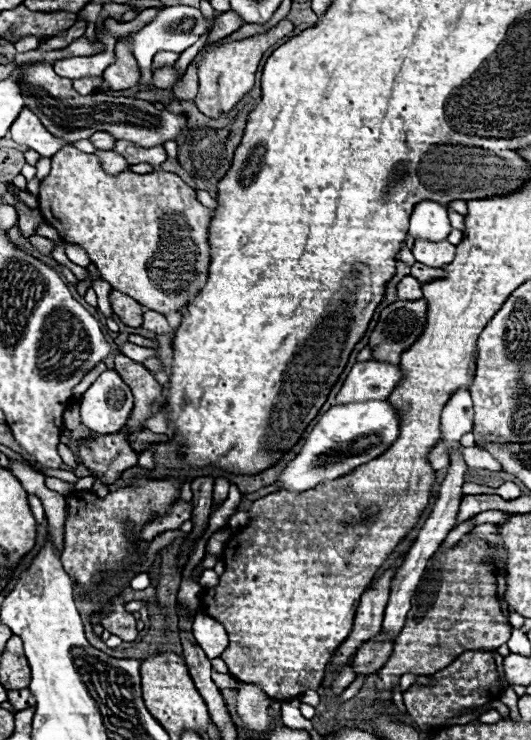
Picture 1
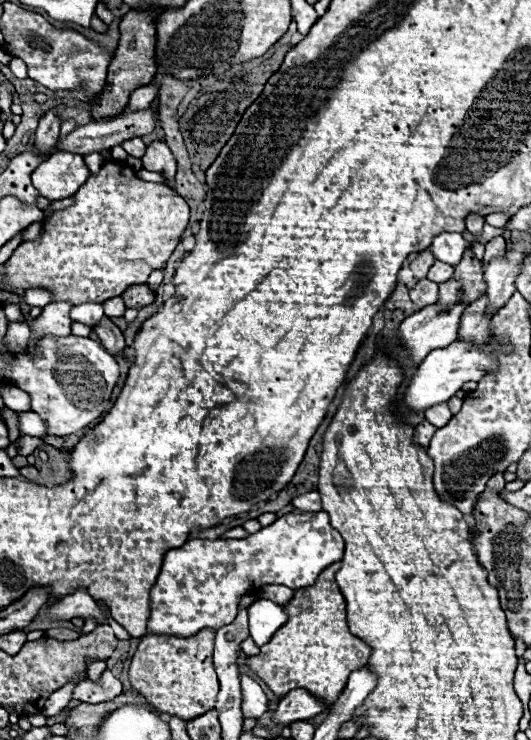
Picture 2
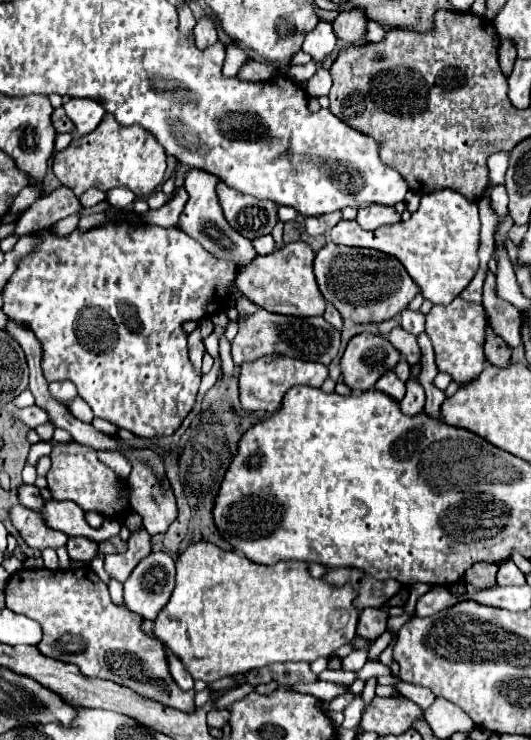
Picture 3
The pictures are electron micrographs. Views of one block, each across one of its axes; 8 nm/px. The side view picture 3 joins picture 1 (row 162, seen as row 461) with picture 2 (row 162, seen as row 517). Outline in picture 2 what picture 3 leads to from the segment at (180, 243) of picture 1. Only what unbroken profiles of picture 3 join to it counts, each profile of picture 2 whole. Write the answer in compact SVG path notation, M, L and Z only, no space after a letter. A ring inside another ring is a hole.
M122 160L104 162L72 198L74 204L70 208L58 210L44 220L42 236L38 240L22 242L4 264L4 274L12 288L28 290L42 286L54 294L54 302L106 302L120 296L128 286L146 284L152 270L164 268L190 218L186 200L176 194L174 188L140 180L134 168Z

